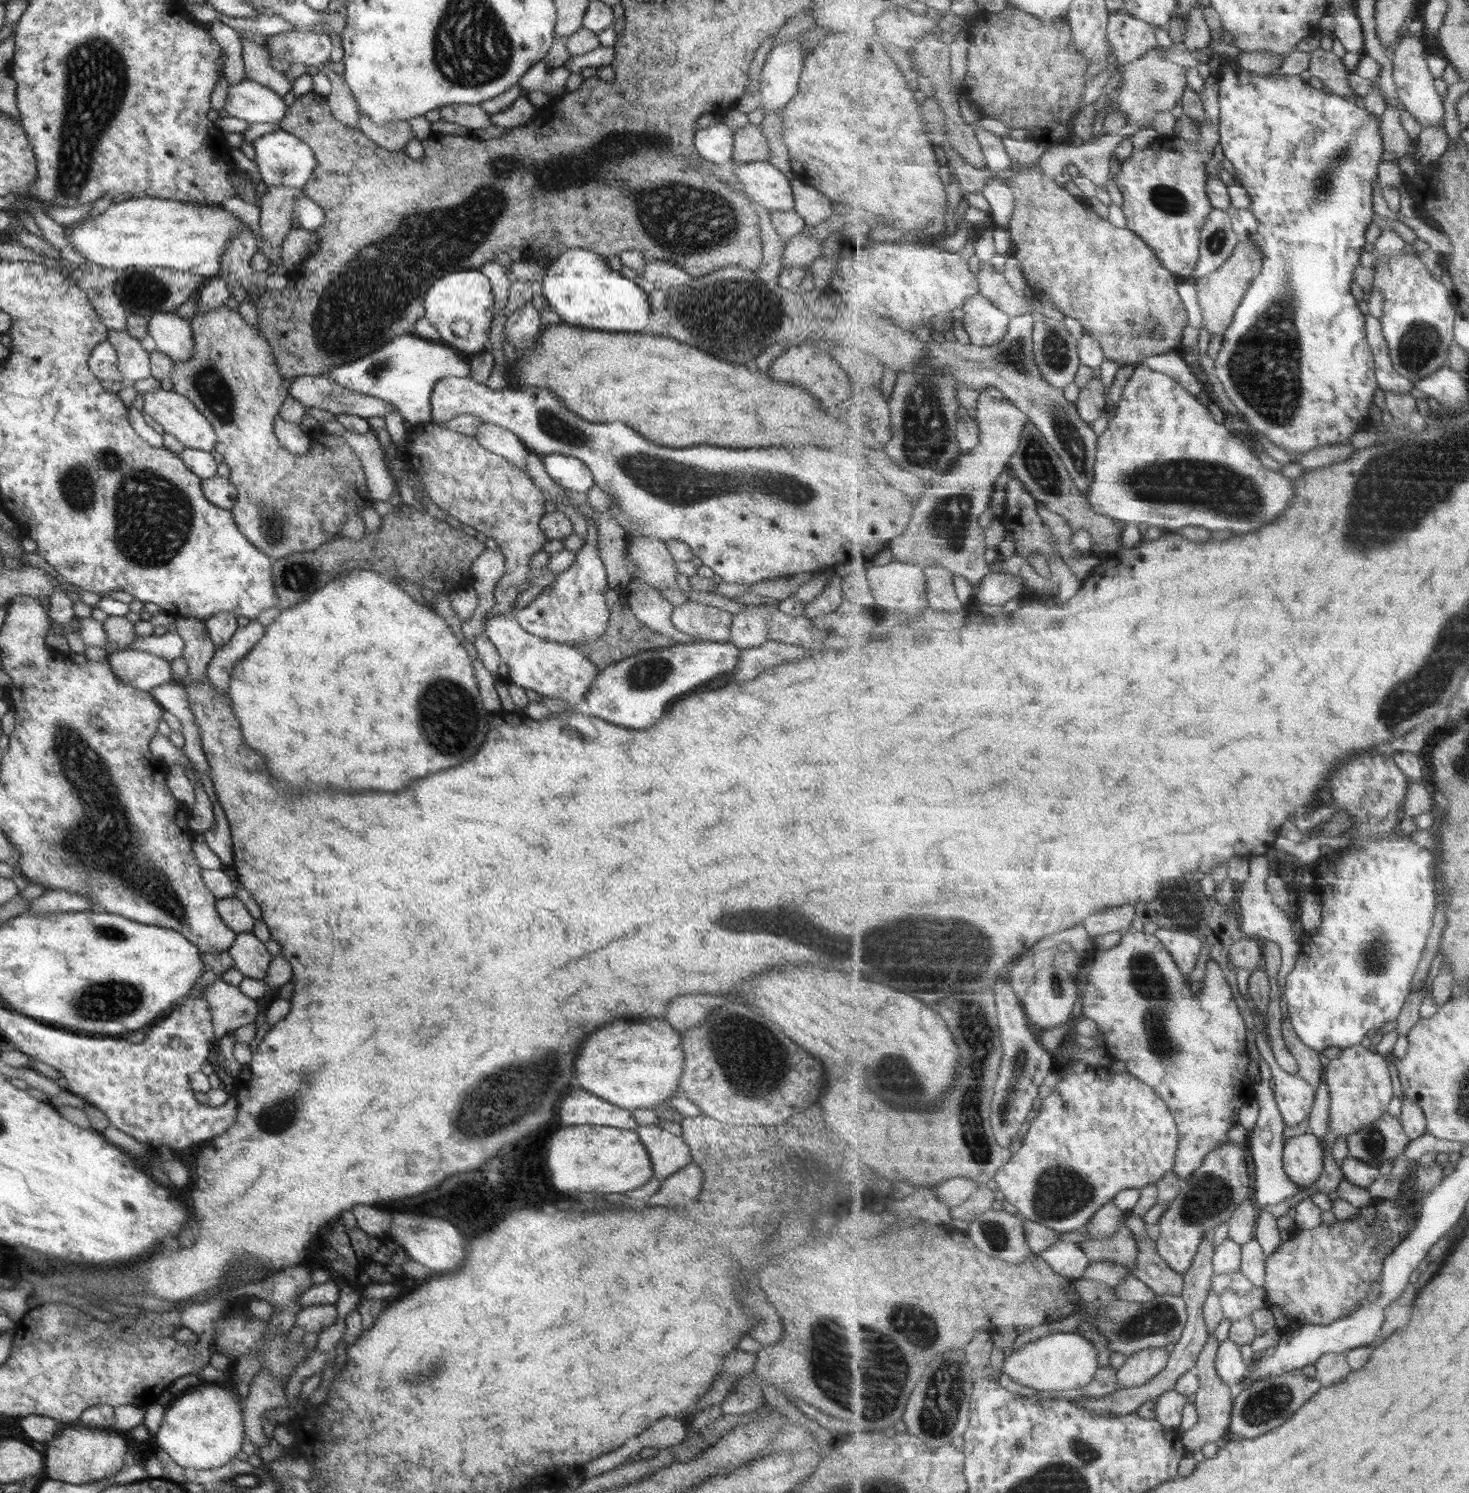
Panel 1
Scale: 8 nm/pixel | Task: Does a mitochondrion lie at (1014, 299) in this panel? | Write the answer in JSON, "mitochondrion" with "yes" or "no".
{"mitochondrion":"no"}

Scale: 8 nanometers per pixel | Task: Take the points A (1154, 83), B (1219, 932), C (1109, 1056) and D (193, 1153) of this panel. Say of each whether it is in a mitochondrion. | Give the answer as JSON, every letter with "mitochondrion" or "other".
{"A":"mitochondrion","B":"other","C":"other","D":"other"}

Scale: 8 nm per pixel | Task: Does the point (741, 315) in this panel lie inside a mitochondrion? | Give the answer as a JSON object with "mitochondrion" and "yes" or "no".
{"mitochondrion":"yes"}

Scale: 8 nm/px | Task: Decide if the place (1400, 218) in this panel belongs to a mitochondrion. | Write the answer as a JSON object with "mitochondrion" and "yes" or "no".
{"mitochondrion":"no"}

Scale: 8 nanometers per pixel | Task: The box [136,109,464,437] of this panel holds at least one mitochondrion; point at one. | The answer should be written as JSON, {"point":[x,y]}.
{"point":[209,383]}

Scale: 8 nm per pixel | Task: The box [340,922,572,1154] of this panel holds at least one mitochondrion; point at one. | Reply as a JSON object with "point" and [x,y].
{"point":[487,1109]}

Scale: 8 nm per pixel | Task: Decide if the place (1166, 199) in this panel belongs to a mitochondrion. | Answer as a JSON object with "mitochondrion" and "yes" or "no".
{"mitochondrion":"yes"}

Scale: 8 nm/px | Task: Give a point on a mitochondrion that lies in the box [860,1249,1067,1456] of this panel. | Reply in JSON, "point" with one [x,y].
{"point":[942,1398]}

